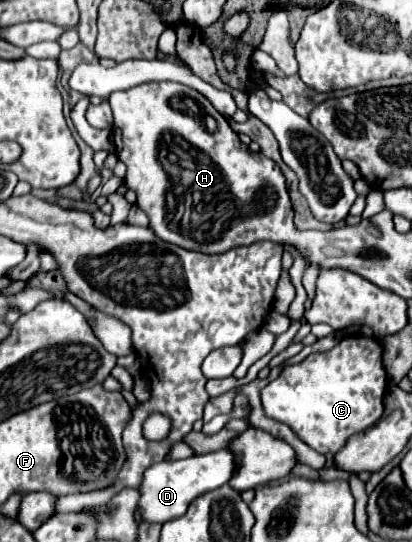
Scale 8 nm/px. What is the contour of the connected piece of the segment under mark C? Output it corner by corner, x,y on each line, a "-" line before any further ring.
351,335
351,337
345,337
339,345
335,345
331,351
311,353
311,355
305,357
301,363
285,367
283,373
281,373
275,381
269,381
269,383
261,389
261,405
263,405
265,417
275,419
275,421
287,425
293,433
297,433
297,437
299,437
303,443
307,443
307,445
309,445
311,449
315,449
317,453
337,453
337,451
345,445
345,441
347,441
351,435
355,435
355,433
359,433
359,431
371,427
371,425
381,417
381,413
383,413
383,393
387,391
387,373
385,373
383,363
381,363
381,353
383,353
383,349
381,349
381,343
379,343
377,339
373,339
373,337
363,337
363,335
361,335
361,337

